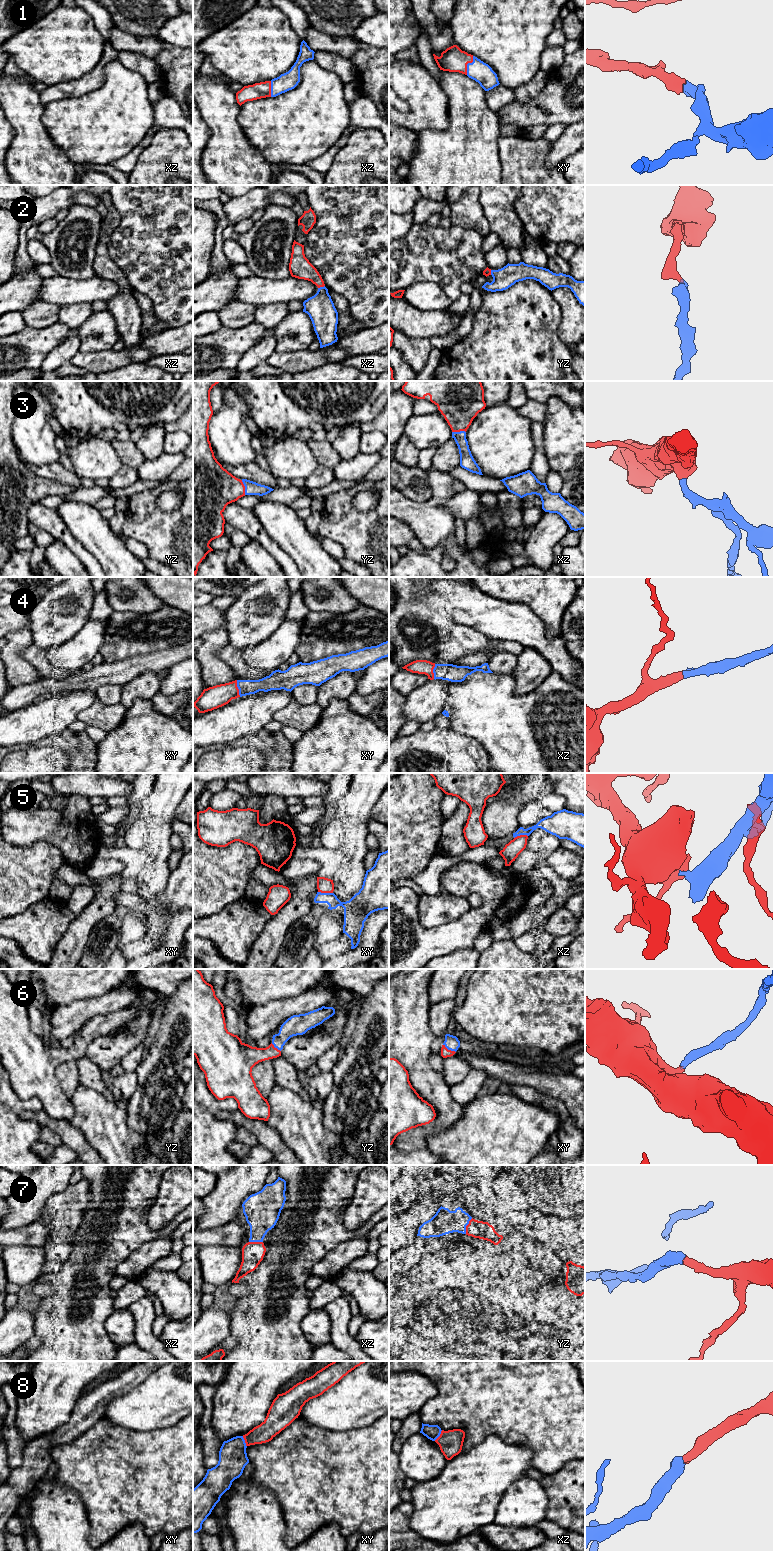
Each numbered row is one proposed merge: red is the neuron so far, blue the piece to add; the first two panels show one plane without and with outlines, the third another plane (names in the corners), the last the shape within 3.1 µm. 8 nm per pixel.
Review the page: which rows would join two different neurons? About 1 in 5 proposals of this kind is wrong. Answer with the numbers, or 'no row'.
5

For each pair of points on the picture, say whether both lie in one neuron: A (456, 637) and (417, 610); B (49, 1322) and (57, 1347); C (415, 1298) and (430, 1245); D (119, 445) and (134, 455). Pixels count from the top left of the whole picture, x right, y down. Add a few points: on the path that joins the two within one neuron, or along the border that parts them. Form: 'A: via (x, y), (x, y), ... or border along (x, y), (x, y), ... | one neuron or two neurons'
A: via (446, 635), (427, 618) | one neuron
B: via (55, 1328), (57, 1330), (57, 1341) | one neuron
C: border along (442, 1246), (433, 1251), (425, 1251), (410, 1266) | two neurons
D: via (123, 447), (130, 454) | one neuron

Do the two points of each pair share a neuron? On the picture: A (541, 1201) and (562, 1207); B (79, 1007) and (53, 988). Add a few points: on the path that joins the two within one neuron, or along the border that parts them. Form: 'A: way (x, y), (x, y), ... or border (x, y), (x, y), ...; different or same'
A: way (546, 1201), (557, 1205); same
B: border (95, 996), (89, 999), (77, 999), (54, 1009); different

